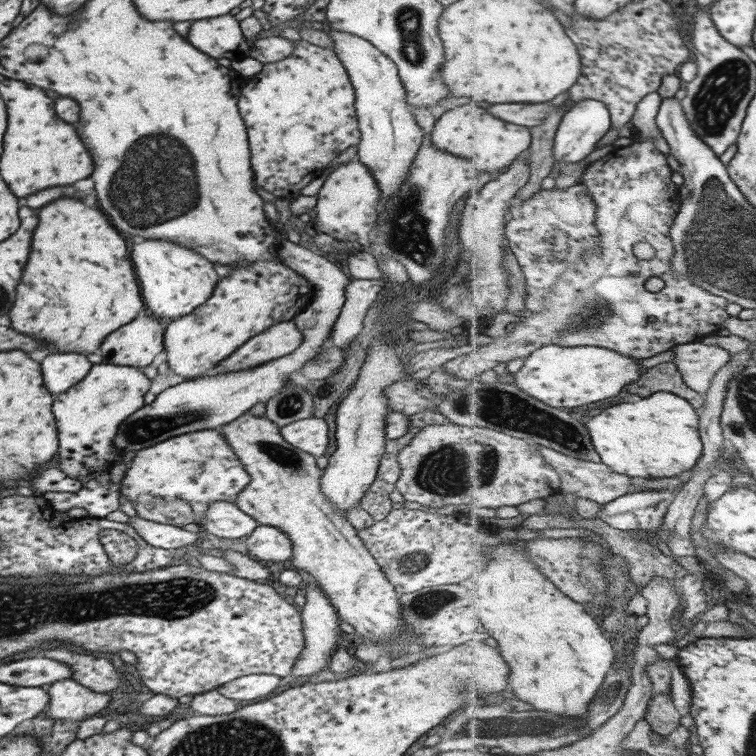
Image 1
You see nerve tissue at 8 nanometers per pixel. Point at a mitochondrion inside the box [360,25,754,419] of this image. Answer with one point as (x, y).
(715, 101)

